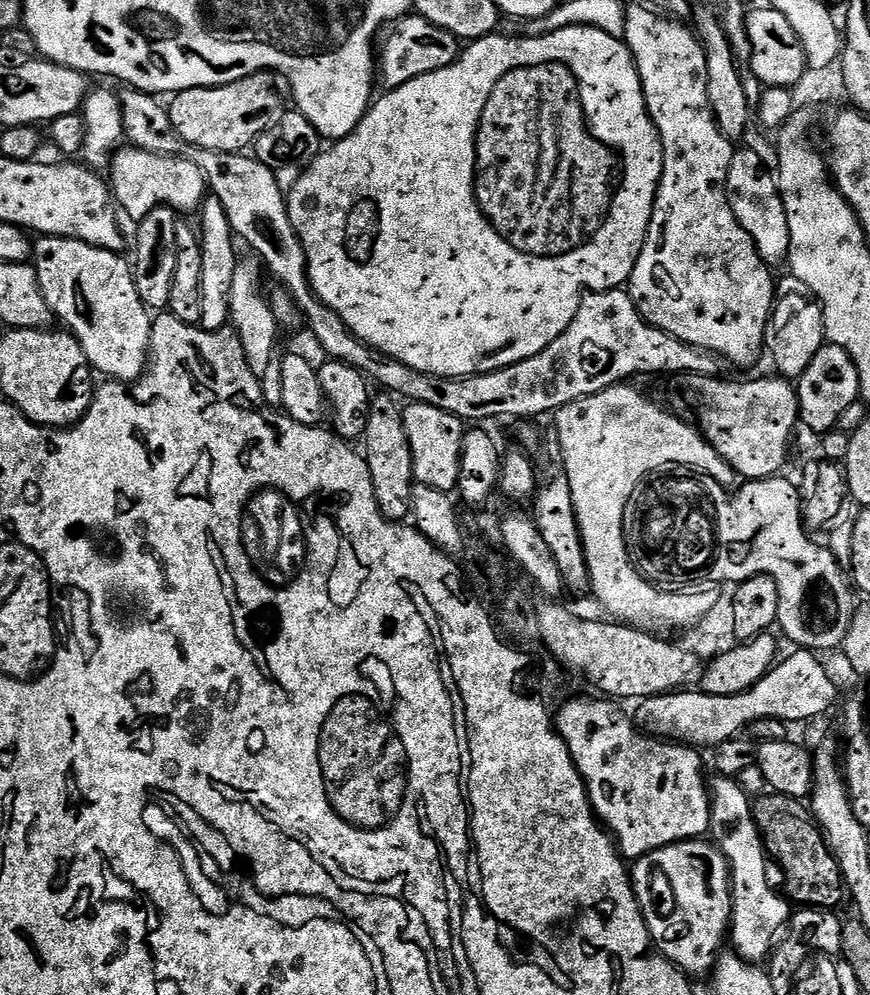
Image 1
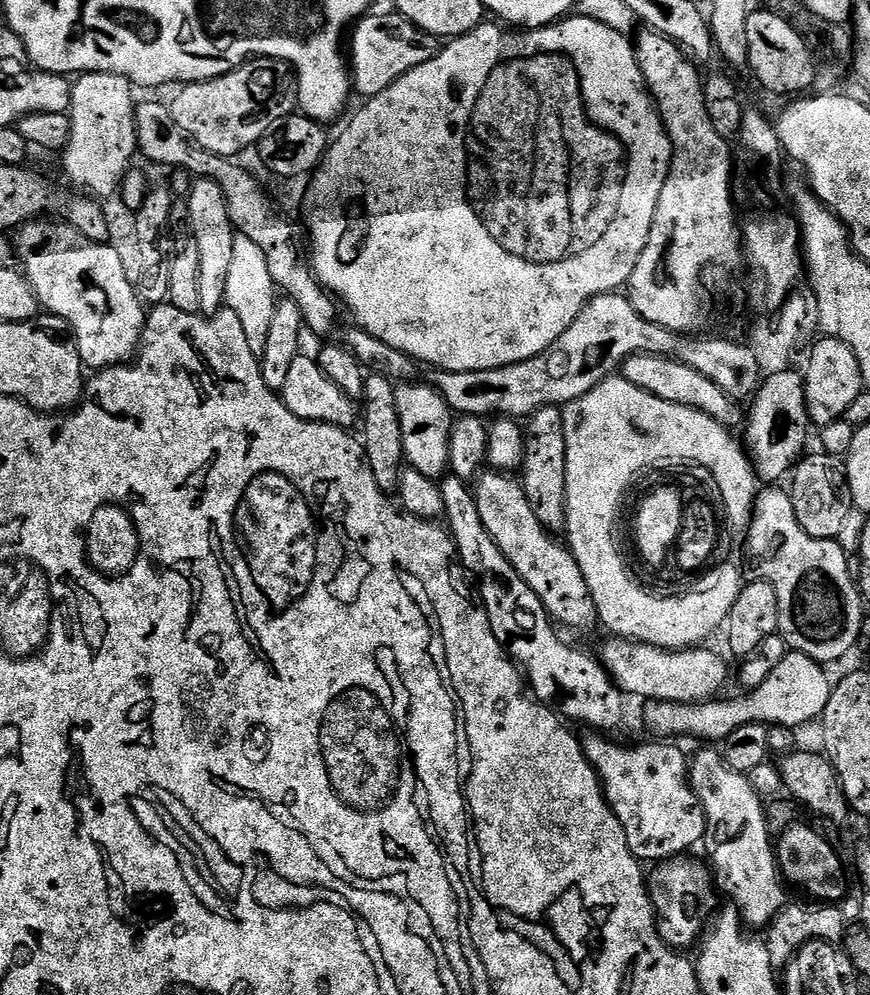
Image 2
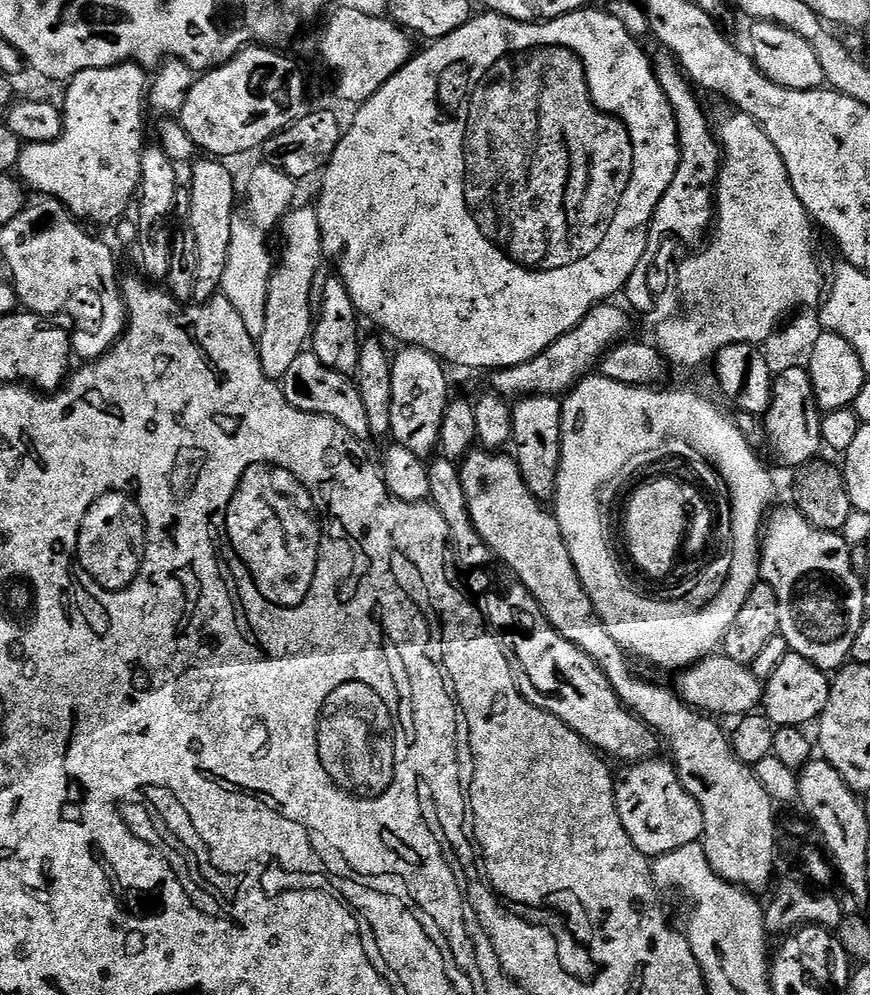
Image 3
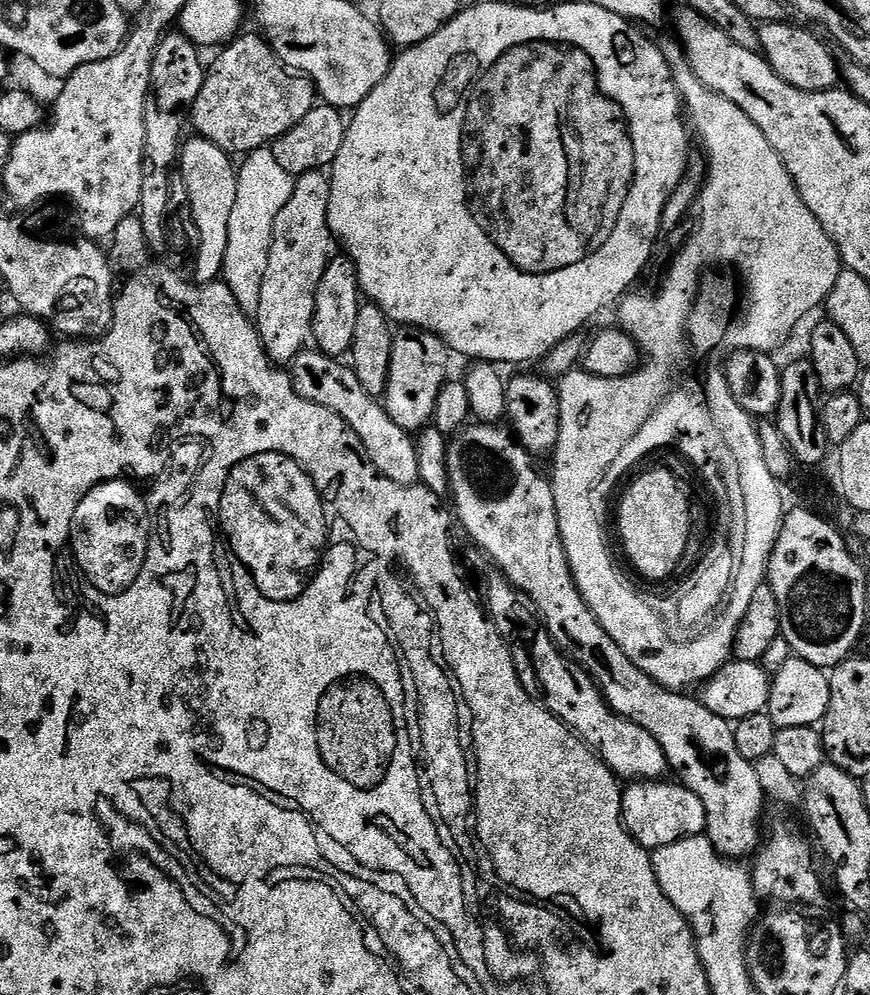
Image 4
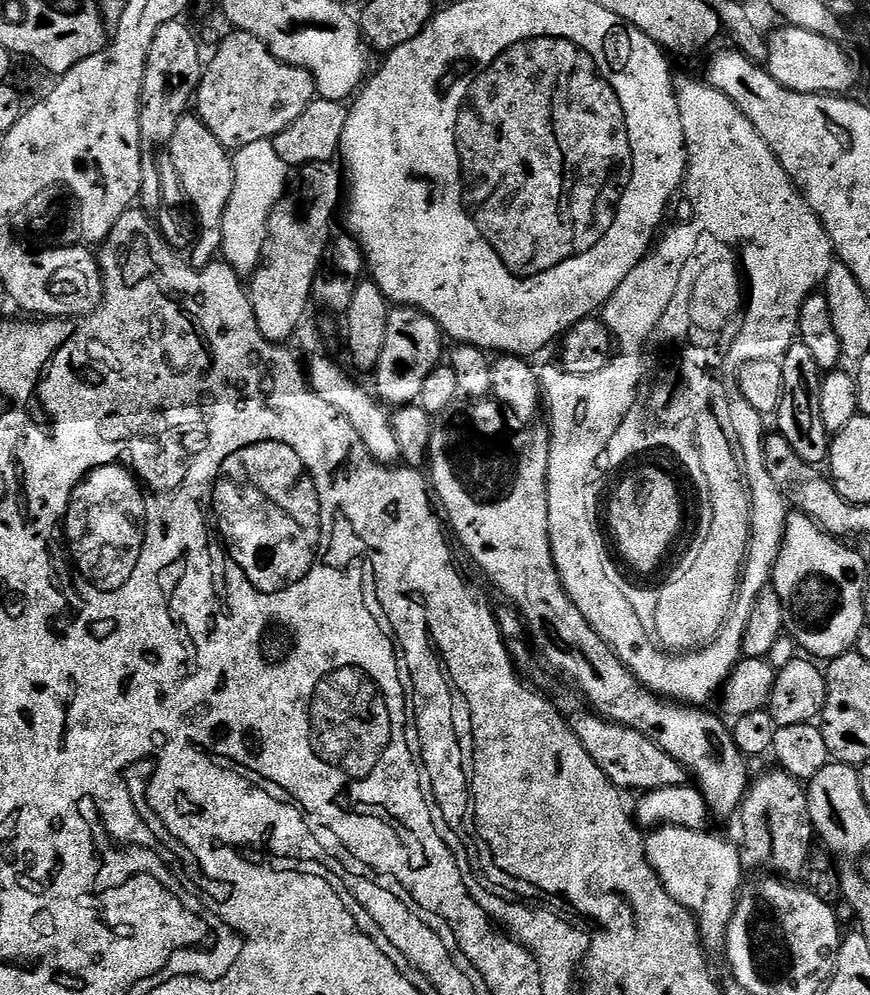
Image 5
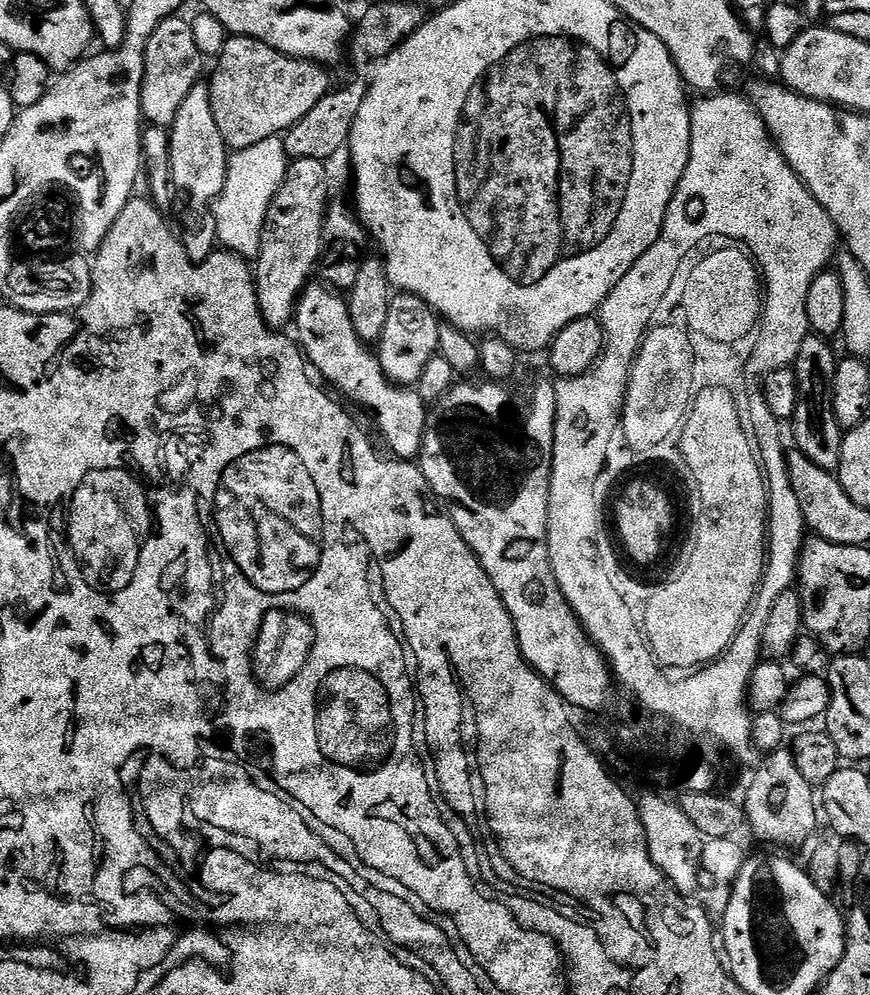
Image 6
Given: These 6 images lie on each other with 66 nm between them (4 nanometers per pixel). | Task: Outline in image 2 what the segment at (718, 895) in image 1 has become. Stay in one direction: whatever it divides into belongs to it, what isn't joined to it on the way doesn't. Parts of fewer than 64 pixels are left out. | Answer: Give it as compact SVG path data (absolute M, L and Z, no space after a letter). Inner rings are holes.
M673 858L657 863L653 872L651 869L647 881L648 892L652 895L652 904L656 910L658 934L668 943L668 947L677 950L688 950L684 948L690 947L692 943L693 947L701 939L706 925L717 911L717 889L714 887L714 873L711 867L707 863L699 864L696 860L688 859Z

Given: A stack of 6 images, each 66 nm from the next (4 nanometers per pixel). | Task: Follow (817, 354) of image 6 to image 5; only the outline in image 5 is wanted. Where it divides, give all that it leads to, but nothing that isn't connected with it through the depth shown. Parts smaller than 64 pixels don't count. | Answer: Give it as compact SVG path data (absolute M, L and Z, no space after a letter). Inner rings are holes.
M802 342L792 345L792 348L782 358L784 365L784 403L779 413L779 427L786 439L798 450L798 454L806 462L820 466L830 456L830 433L826 422L822 418L820 405L820 385L822 383L822 369L814 358L810 346Z

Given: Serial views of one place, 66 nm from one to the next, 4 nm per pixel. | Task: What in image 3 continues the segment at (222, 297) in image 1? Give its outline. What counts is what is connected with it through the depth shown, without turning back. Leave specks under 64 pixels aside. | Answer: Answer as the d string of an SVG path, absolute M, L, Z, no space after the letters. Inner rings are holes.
M200 158L191 165L192 205L188 208L188 224L196 239L196 277L192 280L192 292L200 302L220 292L222 274L226 274L226 257L230 255L232 221L238 212L236 180L224 164L227 163L216 158Z

